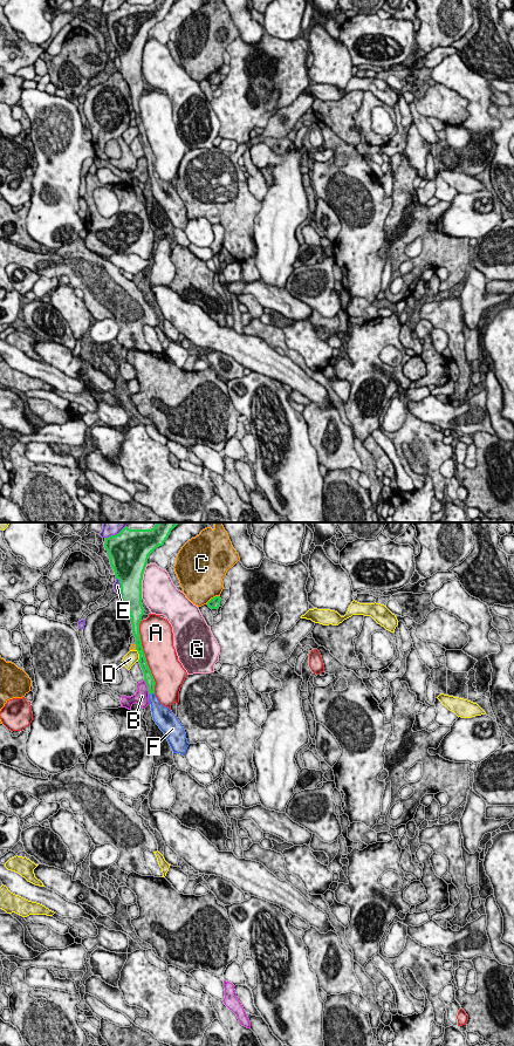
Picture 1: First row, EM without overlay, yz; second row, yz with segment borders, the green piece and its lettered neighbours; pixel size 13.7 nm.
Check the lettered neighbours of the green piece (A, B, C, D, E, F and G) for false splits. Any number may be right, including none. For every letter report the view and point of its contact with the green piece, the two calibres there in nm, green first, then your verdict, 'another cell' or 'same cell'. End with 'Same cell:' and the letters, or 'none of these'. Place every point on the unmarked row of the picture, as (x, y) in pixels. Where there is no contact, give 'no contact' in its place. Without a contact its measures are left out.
A: yz (144, 131) | 120/420 nm | another cell
B: yz (148, 162) | 130/190 nm | another cell
C: yz (212, 74) | 160/480 nm | another cell
D: yz (139, 130) | 120/180 nm | another cell
E: yz (116, 9) | 500/160 nm | another cell
F: yz (151, 168) | 130/170 nm | same cell
G: yz (141, 57) | 420/440 nm | another cell
Same cell: F

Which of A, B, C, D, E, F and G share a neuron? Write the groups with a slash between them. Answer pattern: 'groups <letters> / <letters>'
groups A / B / C / D / E / F / G

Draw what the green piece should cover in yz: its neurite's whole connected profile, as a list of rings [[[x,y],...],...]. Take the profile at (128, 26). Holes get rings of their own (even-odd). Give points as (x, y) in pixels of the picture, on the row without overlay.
[[[155,0],[151,5],[130,5],[125,1],[118,9],[105,13],[104,22],[121,59],[119,71],[130,88],[136,125],[139,129],[138,137],[148,160],[153,196],[164,207],[173,228],[184,231],[190,220],[185,205],[171,185],[162,180],[155,170],[156,157],[148,141],[139,109],[139,98],[144,90],[142,55],[149,30],[164,20],[176,1]]]

